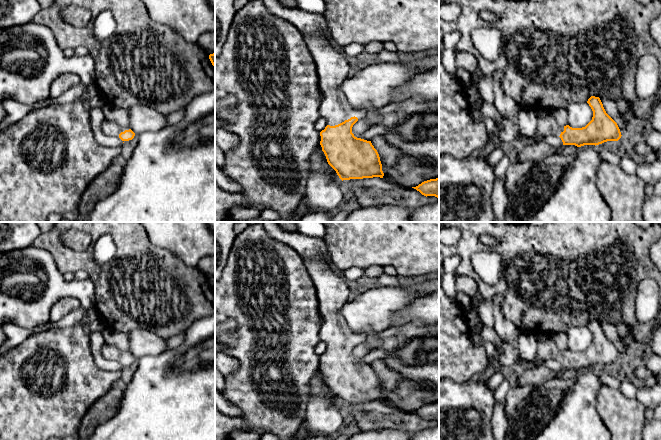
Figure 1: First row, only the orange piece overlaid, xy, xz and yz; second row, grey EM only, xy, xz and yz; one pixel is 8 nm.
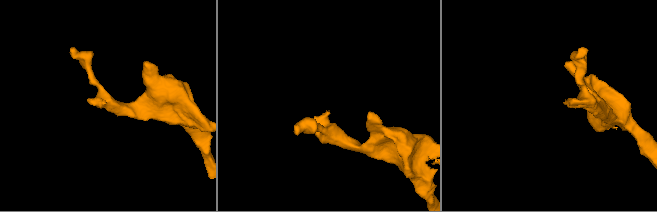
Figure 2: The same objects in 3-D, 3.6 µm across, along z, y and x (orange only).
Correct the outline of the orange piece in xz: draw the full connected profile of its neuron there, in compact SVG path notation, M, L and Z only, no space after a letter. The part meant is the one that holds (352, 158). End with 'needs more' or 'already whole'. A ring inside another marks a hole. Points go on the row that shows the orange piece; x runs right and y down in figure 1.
M319 32L303 35L317 68L319 87L323 100L319 105L320 117L327 120L327 126L320 132L320 145L328 164L343 180L380 177L383 178L382 164L377 150L371 141L357 138L352 133L353 125L358 121L340 86L348 78L350 65L347 56Z; needs more

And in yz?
M591 96L587 103L593 111L592 120L582 128L572 128L569 125L560 126L551 110L538 120L535 142L545 137L560 137L563 145L599 145L607 141L618 141L621 132L617 123L606 113L599 97Z; needs more

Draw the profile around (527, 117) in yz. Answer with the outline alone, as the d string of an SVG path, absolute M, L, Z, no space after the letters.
M520 108L518 114L519 129L524 139L535 143L538 124L537 111L532 108Z

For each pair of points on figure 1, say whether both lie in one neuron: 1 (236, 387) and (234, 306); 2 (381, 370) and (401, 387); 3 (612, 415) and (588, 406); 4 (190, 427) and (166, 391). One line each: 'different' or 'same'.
1: same
2: same
3: different
4: same

